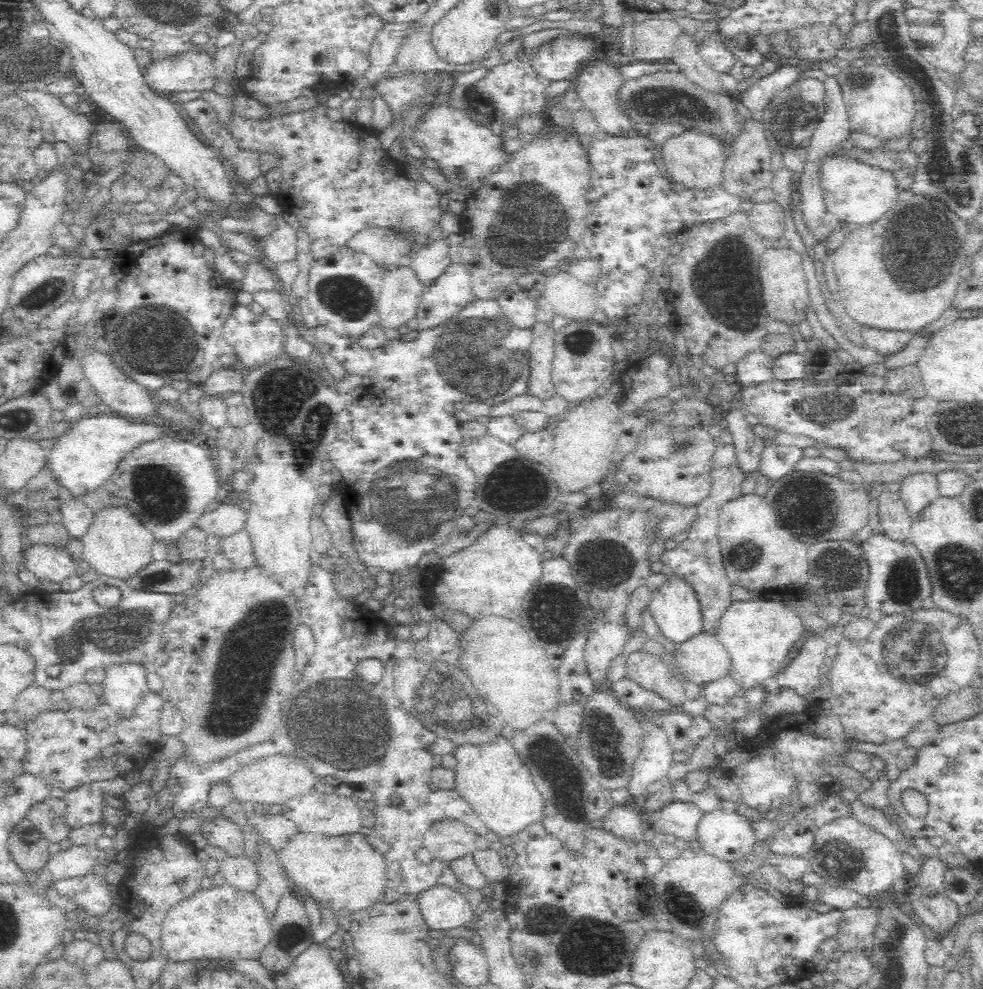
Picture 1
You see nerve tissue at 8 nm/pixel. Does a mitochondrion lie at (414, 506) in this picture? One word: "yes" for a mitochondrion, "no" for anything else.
yes

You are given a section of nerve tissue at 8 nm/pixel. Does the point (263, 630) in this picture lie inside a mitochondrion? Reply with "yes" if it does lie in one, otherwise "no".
yes

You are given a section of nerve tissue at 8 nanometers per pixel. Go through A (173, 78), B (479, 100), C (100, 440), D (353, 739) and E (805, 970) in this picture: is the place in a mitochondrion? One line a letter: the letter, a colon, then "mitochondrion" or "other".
A: other
B: other
C: other
D: mitochondrion
E: other

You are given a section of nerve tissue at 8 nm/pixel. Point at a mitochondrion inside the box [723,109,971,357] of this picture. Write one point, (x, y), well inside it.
(914, 275)

